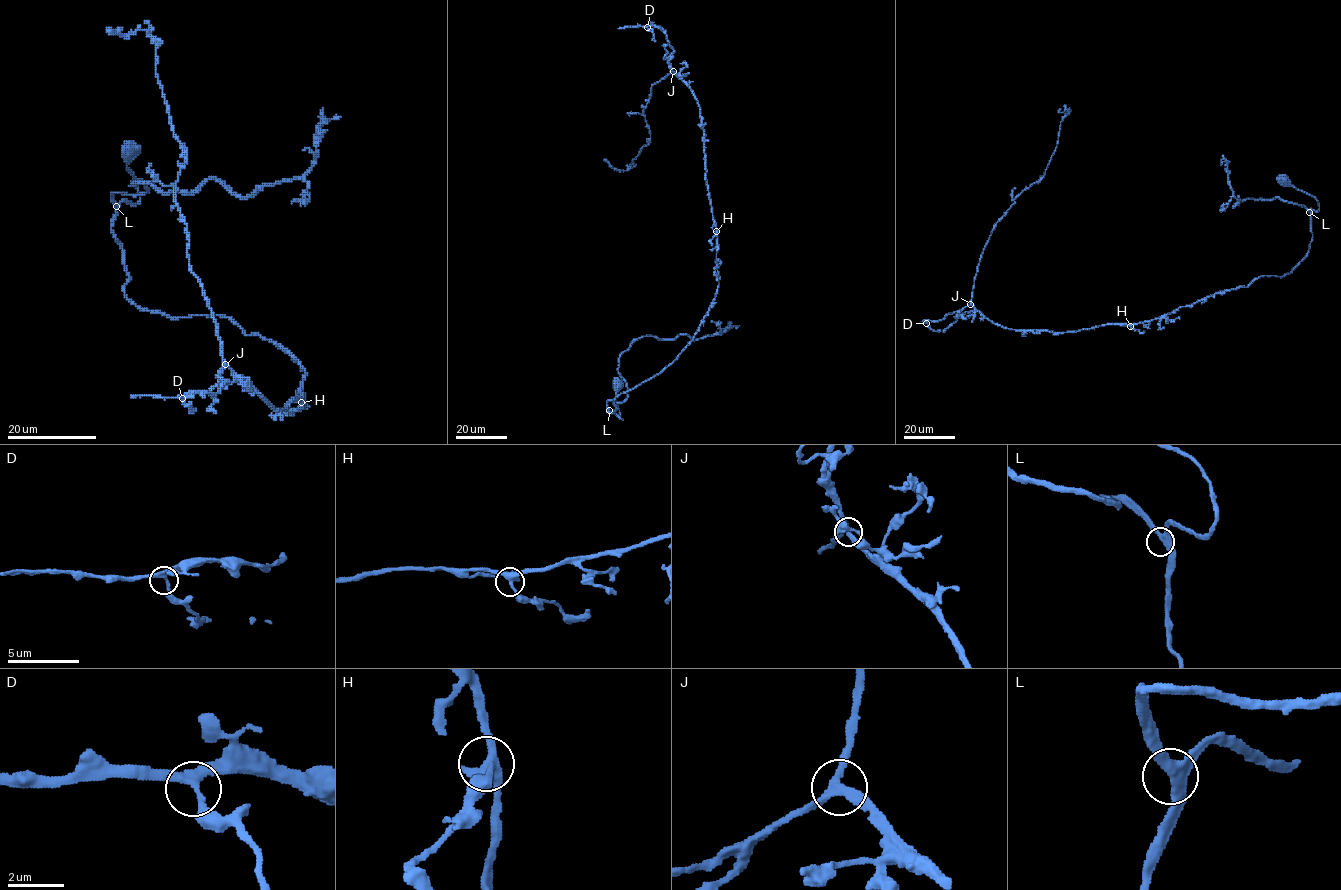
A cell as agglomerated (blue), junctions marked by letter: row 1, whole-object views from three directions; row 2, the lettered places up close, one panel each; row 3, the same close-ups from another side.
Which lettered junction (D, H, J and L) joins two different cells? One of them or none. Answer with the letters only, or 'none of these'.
none of these

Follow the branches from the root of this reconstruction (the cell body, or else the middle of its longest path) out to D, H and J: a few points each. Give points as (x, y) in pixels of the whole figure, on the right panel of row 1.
D: (1282, 179), (1319, 205), (1307, 255), (1283, 276), (1132, 324), (1016, 331), (970, 305), (926, 323)
H: (1282, 179), (1319, 205), (1310, 210), (1309, 250), (1292, 272), (1259, 276), (1130, 326)
J: (1282, 179), (1319, 205), (1307, 255), (1283, 276), (1259, 276), (1151, 320), (1065, 332), (1003, 328), (970, 304)

